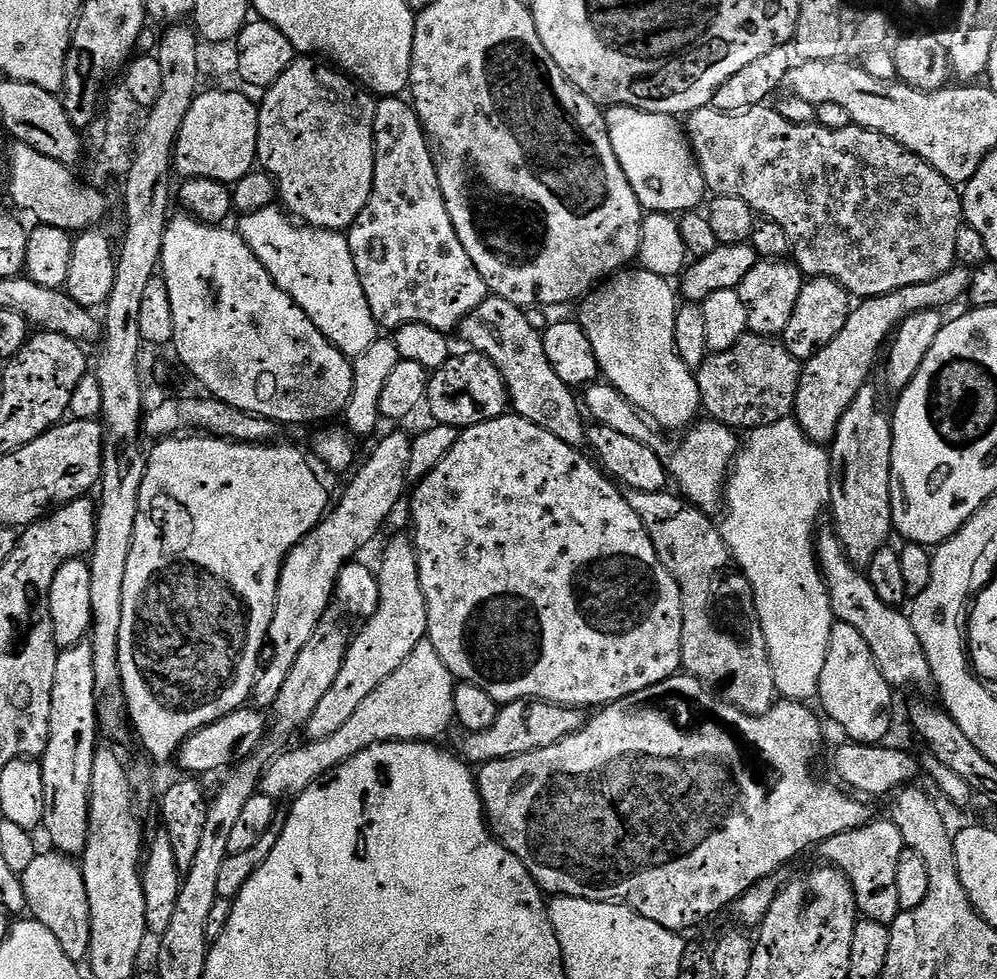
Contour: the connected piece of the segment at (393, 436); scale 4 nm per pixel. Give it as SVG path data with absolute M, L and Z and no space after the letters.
M392 432L389 436L384 436L372 448L372 453L368 456L368 461L351 473L352 481L344 488L344 493L340 496L340 501L335 501L334 507L320 521L318 527L312 531L310 536L304 537L303 541L293 548L291 554L284 560L284 565L278 578L278 590L276 591L276 605L274 606L274 618L270 622L267 643L272 648L272 661L265 663L261 667L256 685L252 687L250 697L251 703L261 710L271 709L272 703L278 698L278 690L282 690L287 676L290 675L290 666L294 666L294 661L298 659L298 654L302 654L302 646L310 642L310 637L314 635L314 630L318 630L318 622L330 611L336 595L336 582L340 577L340 571L353 563L356 556L376 535L380 532L380 527L392 516L392 511L400 504L400 499L405 499L406 489L409 487L408 466L412 461L412 441L411 435L404 432Z

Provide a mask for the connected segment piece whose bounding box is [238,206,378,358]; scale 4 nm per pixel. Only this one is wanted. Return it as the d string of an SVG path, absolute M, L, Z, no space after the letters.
M280 206L250 212L241 215L239 219L240 237L246 242L246 246L250 246L258 262L262 262L266 274L270 274L272 281L303 310L306 318L310 318L310 322L314 322L318 330L322 330L324 337L341 354L355 358L362 355L369 346L374 346L378 338L378 325L374 314L370 314L370 302L366 302L366 290L362 290L360 275L354 266L354 254L350 254L348 237L344 232L301 226Z

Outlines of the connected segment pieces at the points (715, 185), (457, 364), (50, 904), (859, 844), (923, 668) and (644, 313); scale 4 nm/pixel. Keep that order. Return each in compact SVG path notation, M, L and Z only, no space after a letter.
M709 106L688 113L686 135L692 151L696 154L705 189L712 196L742 198L742 202L746 202L746 206L750 206L757 217L778 222L778 226L786 230L786 238L790 238L791 259L799 266L805 277L821 276L833 280L846 289L849 297L867 298L889 296L894 290L902 290L906 286L918 286L918 282L930 282L939 276L947 277L948 271L954 266L957 267L958 230L960 225L965 223L964 201L957 185L951 184L945 176L938 174L938 170L934 170L922 158L918 158L913 152L882 134L871 132L869 128L855 126L830 130L818 123L795 124L784 118L772 106L748 108L745 112L720 112L717 108Z
M464 350L461 356L449 356L441 368L429 375L427 408L435 423L463 430L505 415L510 408L510 397L498 366L494 366L494 362L480 352Z
M55 850L41 851L30 867L19 873L31 919L42 922L66 950L66 958L77 962L88 959L90 950L90 898L86 894L83 867L73 857Z
M890 818L873 819L871 824L864 824L819 845L818 852L825 856L831 867L838 869L852 881L856 895L857 913L865 920L891 926L894 918L900 913L898 906L898 858L904 853L904 839L898 834L898 826Z
M835 531L823 532L815 537L816 558L828 586L833 617L839 623L854 626L854 630L866 638L866 646L870 646L870 654L874 654L882 678L886 678L893 689L924 688L927 684L929 687L933 683L930 662L918 642L918 634L914 634L911 619L905 613L903 616L900 608L891 608L874 594L874 586L870 586L867 575L848 560Z
M639 266L621 271L611 282L601 283L579 301L578 323L586 338L590 338L603 379L614 385L638 411L648 417L649 421L657 425L660 423L659 427L665 433L680 434L697 419L696 411L699 413L702 405L693 369L688 368L686 362L682 362L674 342L678 292L677 289L676 292L672 289L672 284L673 281L669 277L647 272Z

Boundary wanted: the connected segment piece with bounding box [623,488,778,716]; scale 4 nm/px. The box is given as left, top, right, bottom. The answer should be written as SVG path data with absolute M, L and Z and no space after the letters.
M624 488L623 493L630 510L634 510L638 518L642 518L642 526L646 526L646 534L650 534L650 542L654 542L654 550L662 566L666 566L674 582L678 582L684 611L680 651L683 671L709 689L715 690L728 703L743 712L749 712L751 716L766 714L778 696L774 686L774 670L770 666L770 654L766 646L766 634L762 634L750 582L743 572L734 566L732 552L726 546L713 517L695 504L688 503L683 495L671 496L671 491L668 490L647 492Z

